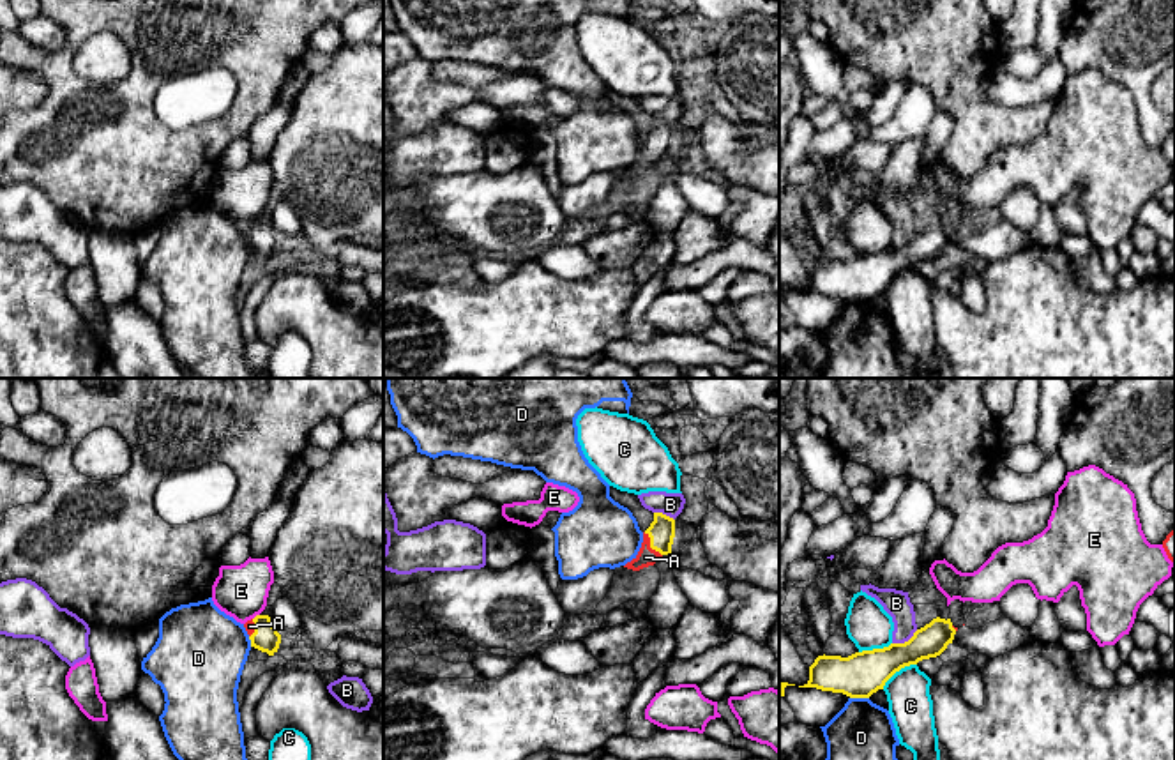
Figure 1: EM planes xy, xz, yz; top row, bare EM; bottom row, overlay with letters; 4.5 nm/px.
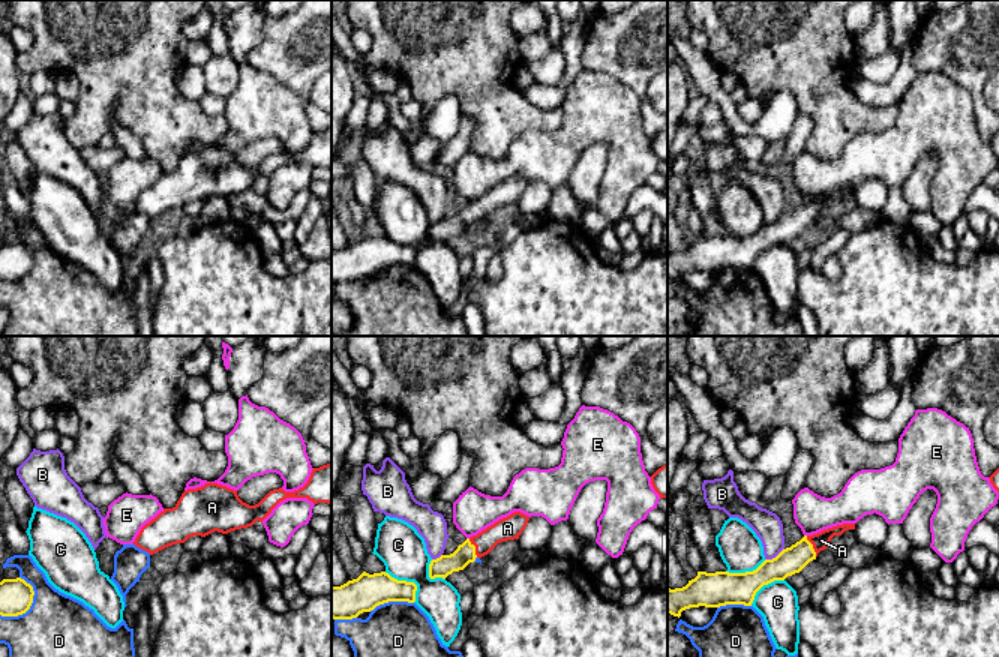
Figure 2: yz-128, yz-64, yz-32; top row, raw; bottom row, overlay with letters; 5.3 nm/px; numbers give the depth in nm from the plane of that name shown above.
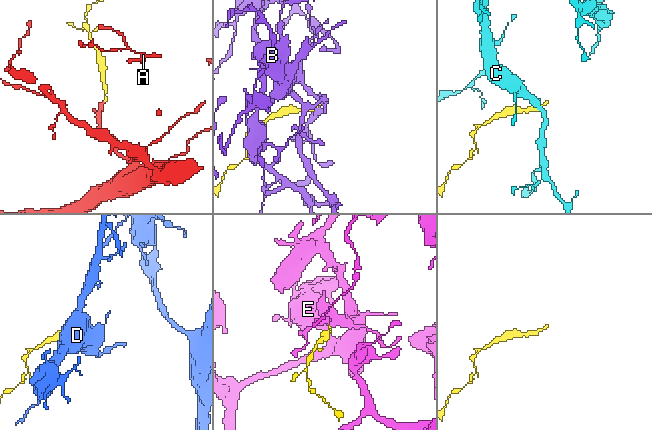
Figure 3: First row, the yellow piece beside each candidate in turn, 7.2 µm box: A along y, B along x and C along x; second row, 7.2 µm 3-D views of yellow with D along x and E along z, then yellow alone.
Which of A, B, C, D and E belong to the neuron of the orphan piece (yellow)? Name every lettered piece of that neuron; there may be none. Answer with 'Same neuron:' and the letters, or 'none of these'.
Same neuron: A

